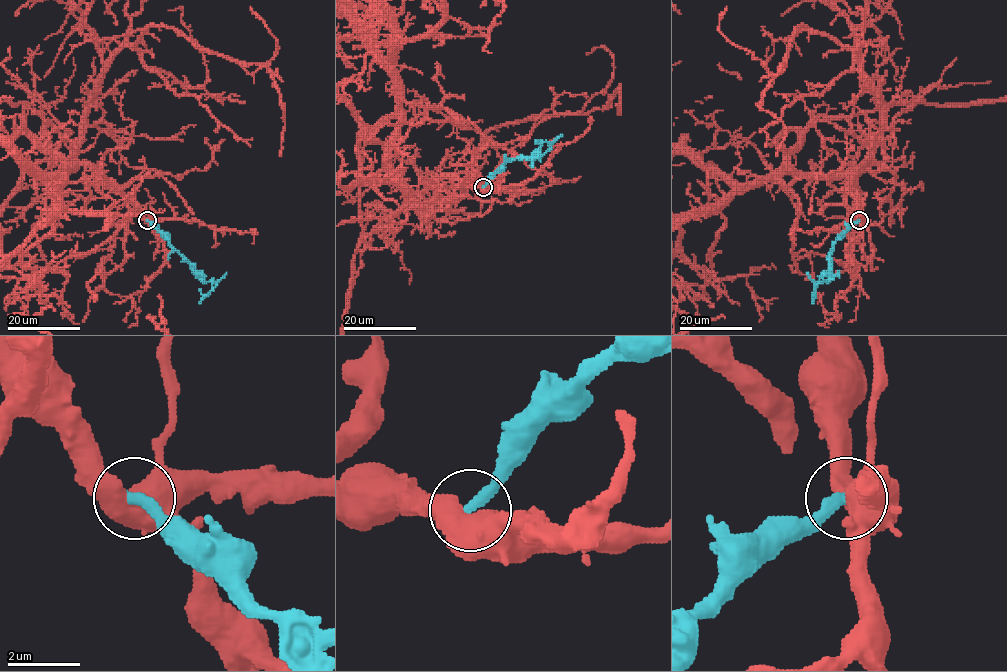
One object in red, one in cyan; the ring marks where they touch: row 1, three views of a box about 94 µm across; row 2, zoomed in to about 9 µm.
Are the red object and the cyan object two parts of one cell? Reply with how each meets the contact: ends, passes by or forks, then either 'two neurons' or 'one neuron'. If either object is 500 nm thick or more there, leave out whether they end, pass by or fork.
one neuron

